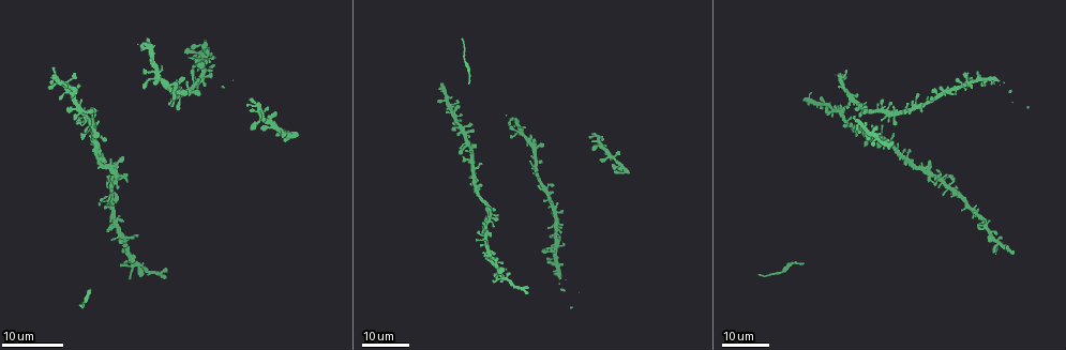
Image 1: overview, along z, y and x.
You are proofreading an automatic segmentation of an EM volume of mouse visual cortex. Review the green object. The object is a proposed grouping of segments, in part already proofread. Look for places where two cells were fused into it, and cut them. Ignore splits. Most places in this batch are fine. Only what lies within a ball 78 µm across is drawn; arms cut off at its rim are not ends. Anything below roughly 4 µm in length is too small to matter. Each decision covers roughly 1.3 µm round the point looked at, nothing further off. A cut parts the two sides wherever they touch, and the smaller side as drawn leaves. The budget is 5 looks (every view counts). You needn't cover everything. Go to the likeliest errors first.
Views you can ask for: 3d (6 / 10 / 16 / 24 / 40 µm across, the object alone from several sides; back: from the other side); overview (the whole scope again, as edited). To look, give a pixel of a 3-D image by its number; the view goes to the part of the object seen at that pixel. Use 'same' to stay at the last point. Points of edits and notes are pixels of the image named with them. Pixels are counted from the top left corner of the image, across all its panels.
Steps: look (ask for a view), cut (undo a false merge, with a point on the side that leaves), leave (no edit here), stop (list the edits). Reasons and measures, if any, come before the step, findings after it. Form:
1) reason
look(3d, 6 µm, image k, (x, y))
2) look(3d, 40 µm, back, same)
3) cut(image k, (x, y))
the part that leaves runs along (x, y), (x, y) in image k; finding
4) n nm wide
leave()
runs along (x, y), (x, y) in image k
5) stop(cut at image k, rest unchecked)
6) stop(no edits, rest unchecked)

looks like a crossing
look(3d, 16 µm, image 1, (469, 148))

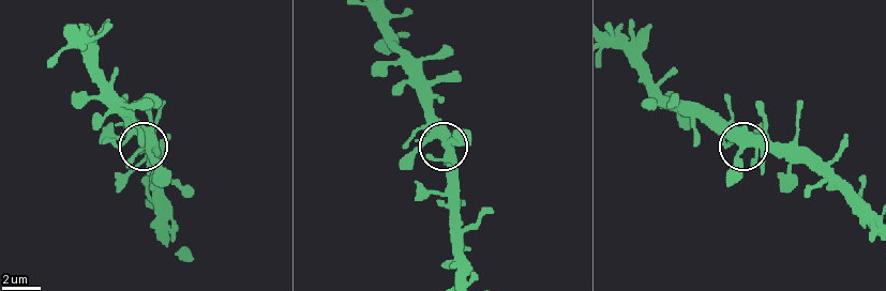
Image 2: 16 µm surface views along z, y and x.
look(3d, 10 µm, image 2, (448, 147))

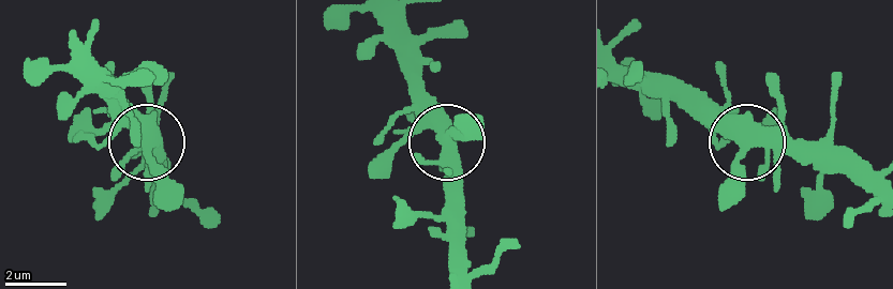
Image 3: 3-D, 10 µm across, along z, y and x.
leave()
runs along (638, 67), (693, 90), (743, 143), (726, 210) in image 3; continuous, no second cell

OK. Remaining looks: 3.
four-way junction
look(3d, 24 µm, image 1, (826, 103))

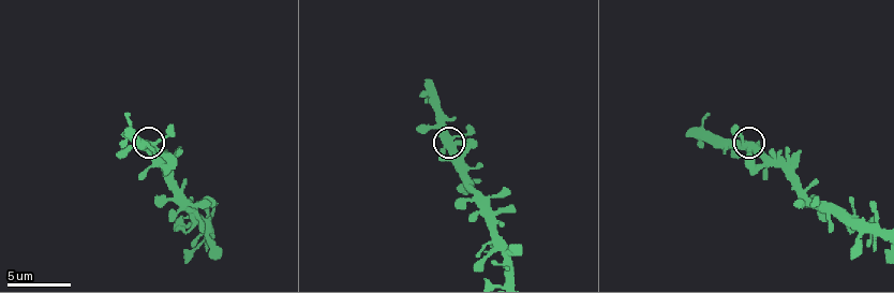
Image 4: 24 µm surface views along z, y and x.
look(3d, 6 µm, image 4, (452, 139))

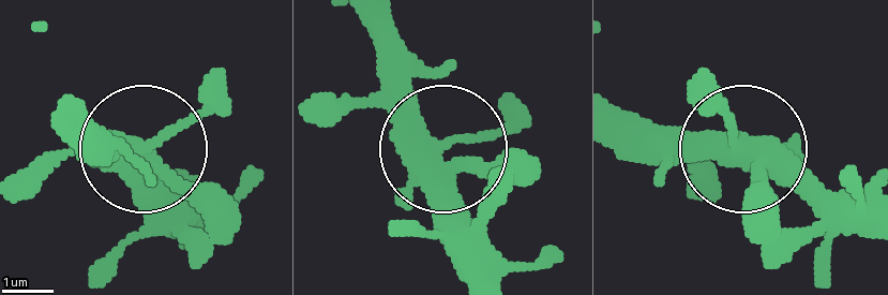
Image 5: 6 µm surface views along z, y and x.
leave()
runs along (863, 230), (736, 149), (612, 149) in image 5; one cell here

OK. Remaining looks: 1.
stop(no edits, rest unchecked)

